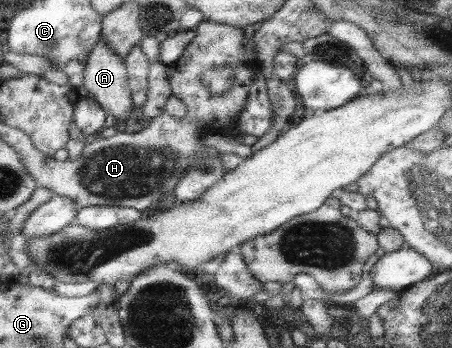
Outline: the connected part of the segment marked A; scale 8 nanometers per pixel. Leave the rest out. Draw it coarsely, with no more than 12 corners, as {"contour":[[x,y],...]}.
{"contour":[[102,39],[82,87],[118,122],[134,107],[123,59]]}

